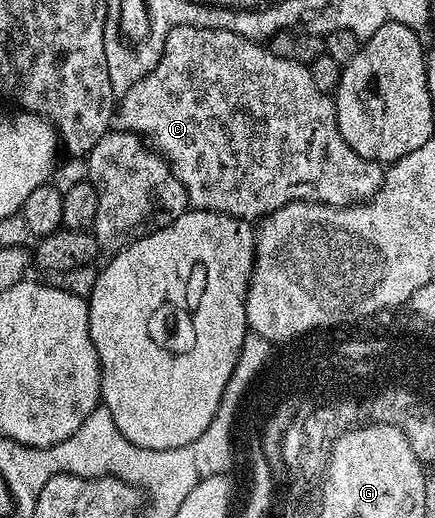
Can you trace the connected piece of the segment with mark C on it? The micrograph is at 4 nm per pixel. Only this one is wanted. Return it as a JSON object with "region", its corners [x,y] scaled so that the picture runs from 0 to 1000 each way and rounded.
{"region":[[[455,50],[393,52],[372,73],[361,127],[329,151],[306,156],[274,191],[271,236],[299,257],[320,259],[324,266],[345,270],[349,288],[395,322],[395,336],[418,355],[418,363],[428,363],[432,396],[444,405],[490,405],[540,421],[595,425],[669,390],[738,390],[752,398],[805,398],[811,390],[834,390],[860,380],[883,351],[885,322],[876,315],[853,313],[823,301],[823,293],[814,293],[814,286],[805,286],[795,270],[786,270],[766,183],[731,178],[706,125],[676,116],[648,116],[648,108],[630,108],[600,83],[577,81],[556,69],[538,69],[538,62],[510,62]]]}

